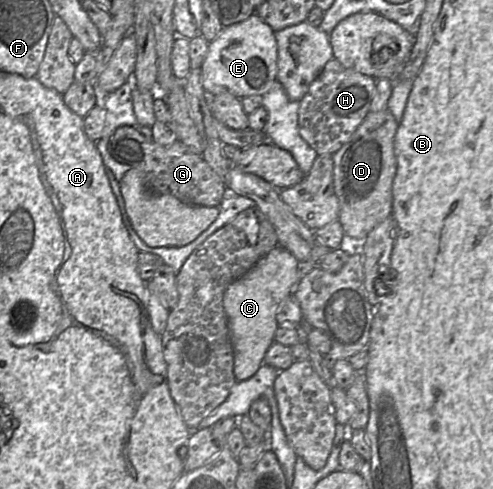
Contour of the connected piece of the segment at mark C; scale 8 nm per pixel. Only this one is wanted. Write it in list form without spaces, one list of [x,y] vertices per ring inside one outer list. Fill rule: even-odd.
[[[277,245],[243,276],[231,283],[223,295],[223,307],[234,353],[233,372],[237,381],[252,377],[263,364],[278,328],[276,315],[283,300],[299,282],[299,261]]]

